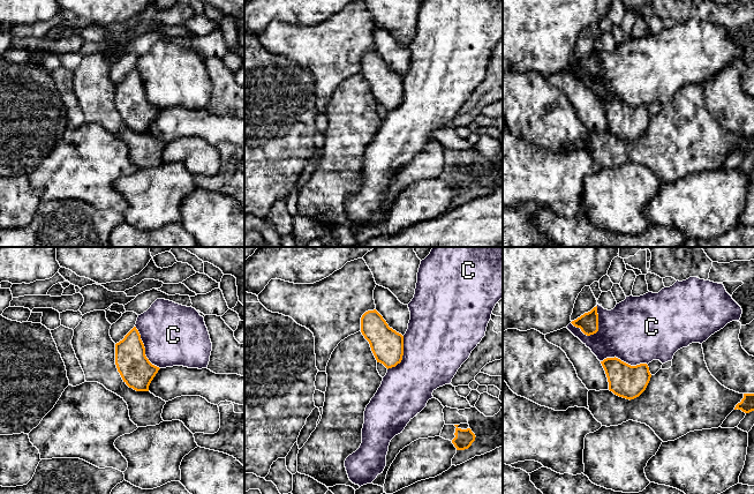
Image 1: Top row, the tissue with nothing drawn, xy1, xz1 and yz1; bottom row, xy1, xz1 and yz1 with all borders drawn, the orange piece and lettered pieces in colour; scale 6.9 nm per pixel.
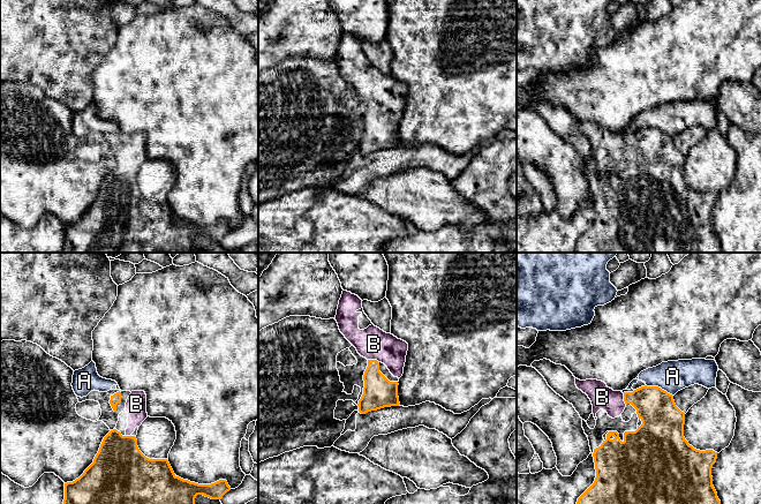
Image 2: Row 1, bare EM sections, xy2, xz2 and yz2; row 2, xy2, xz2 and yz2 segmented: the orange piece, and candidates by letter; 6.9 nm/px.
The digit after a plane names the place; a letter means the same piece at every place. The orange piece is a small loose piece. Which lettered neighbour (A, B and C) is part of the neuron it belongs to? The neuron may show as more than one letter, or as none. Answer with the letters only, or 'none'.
B

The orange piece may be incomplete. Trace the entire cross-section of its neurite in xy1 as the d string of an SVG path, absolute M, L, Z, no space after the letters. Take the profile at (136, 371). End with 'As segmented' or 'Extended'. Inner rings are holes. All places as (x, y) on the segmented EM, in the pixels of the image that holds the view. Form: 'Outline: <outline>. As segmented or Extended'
Outline: M136 327L115 344L115 365L123 382L136 391L149 391L151 381L160 369L146 358Z. As segmented

